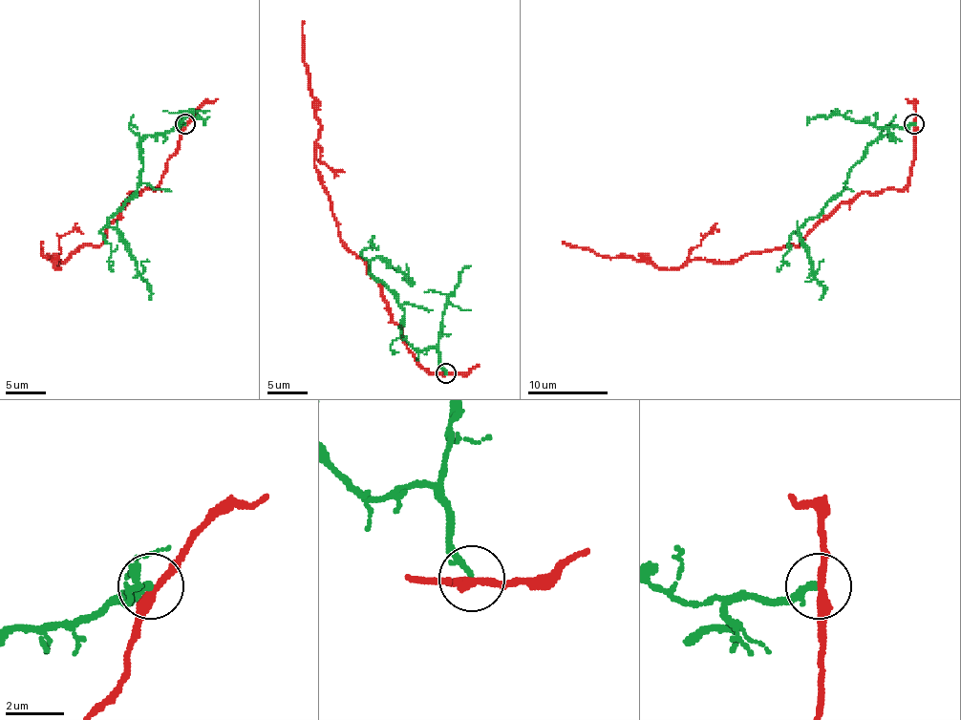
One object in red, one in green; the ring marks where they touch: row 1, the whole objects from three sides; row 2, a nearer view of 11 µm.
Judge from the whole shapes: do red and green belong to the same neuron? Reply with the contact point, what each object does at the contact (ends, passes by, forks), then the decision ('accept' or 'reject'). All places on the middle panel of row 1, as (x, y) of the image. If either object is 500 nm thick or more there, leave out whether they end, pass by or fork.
at (446, 372); red passes by; green ends there; reject

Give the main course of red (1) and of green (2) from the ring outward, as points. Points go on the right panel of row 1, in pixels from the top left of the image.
1: (913, 123), (909, 181), (902, 189), (864, 191), (842, 201), (799, 245), (660, 269), (562, 242)
2: (913, 123), (891, 127), (891, 133), (873, 141), (845, 187), (799, 229), (811, 273), (823, 287), (819, 300)

